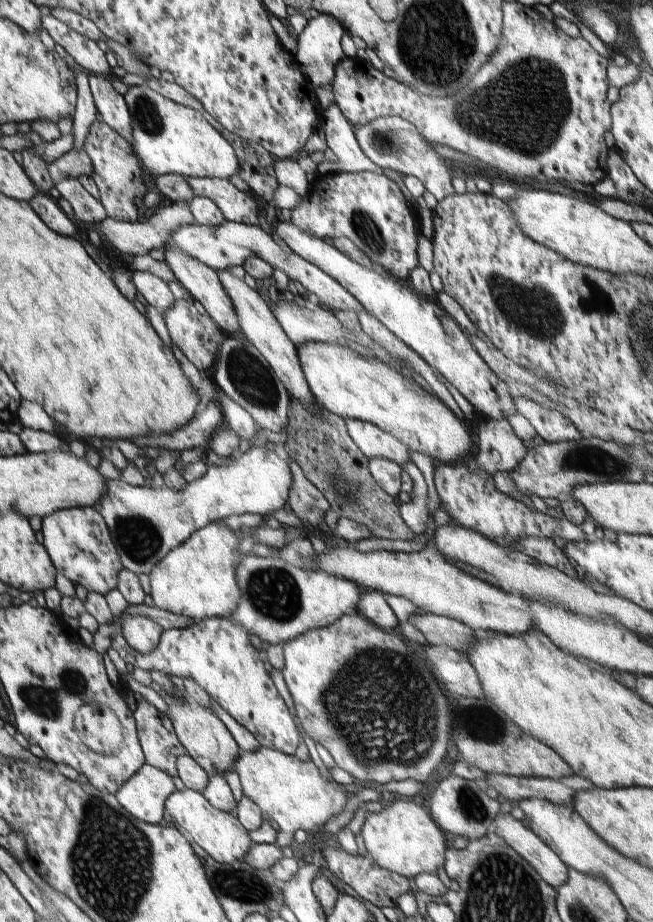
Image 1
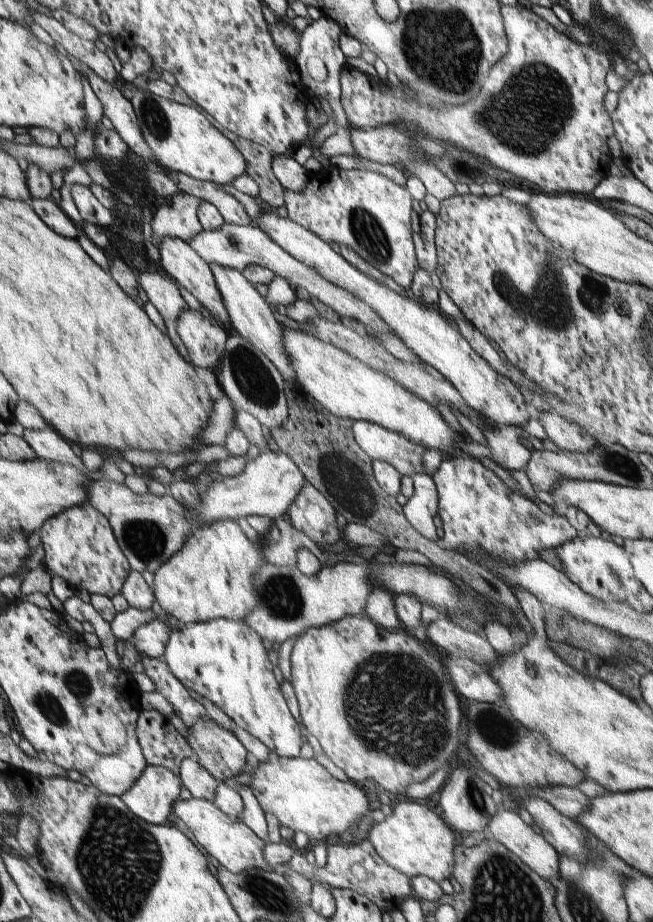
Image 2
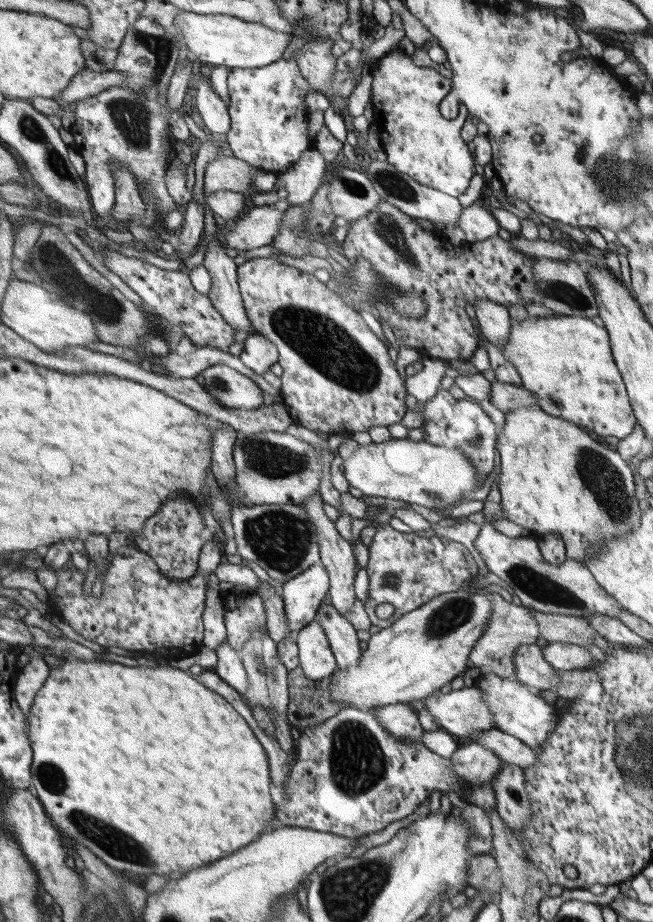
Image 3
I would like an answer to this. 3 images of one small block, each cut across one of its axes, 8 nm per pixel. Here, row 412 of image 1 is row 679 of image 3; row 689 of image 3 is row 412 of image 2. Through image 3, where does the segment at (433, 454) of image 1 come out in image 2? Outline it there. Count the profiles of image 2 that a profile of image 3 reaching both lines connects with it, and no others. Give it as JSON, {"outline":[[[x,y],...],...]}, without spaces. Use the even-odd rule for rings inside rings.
{"outline":[[[285,326],[285,352],[289,354],[289,362],[297,372],[297,382],[301,392],[307,394],[311,400],[319,402],[325,412],[337,418],[349,418],[351,422],[371,422],[391,432],[401,434],[413,444],[419,444],[427,450],[441,452],[443,458],[451,454],[455,444],[463,440],[461,434],[453,432],[435,406],[427,400],[421,400],[417,394],[403,388],[385,372],[373,370],[365,362],[353,358],[349,352],[335,348],[331,344],[319,342],[311,334],[305,334],[297,328]]]}

